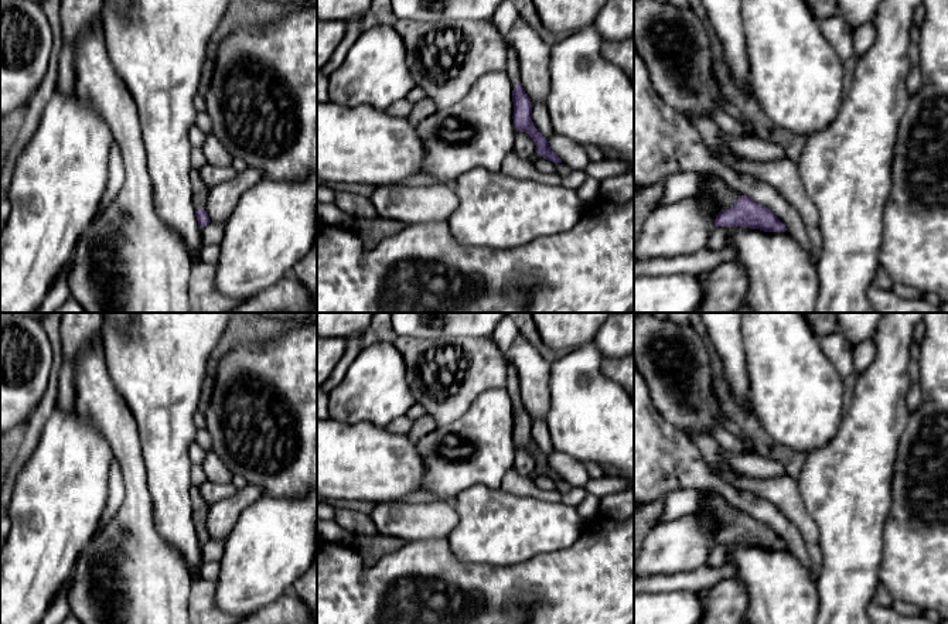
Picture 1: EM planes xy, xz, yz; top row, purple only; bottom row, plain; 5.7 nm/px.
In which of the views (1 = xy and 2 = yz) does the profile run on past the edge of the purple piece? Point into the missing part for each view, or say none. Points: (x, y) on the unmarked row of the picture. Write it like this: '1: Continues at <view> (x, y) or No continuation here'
1: Continues at xy (200, 508)
2: Continues at yz (715, 505)

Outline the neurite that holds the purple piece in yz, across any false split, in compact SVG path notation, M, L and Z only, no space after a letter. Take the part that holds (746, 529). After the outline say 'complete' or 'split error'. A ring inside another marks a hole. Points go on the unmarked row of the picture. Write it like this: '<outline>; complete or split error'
M706 491L706 502L698 512L712 515L723 525L715 536L716 543L744 543L764 549L787 548L768 525L727 504L715 491Z; split error

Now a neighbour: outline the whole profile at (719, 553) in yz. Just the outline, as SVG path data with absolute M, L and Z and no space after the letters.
M713 541L709 548L706 565L715 569L723 566L730 559L733 549L734 545L716 543Z

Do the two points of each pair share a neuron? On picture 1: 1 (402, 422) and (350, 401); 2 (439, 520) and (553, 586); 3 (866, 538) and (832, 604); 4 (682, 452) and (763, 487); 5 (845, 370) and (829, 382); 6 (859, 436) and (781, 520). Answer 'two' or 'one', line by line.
1: two
2: two
3: one
4: two
5: two
6: two

